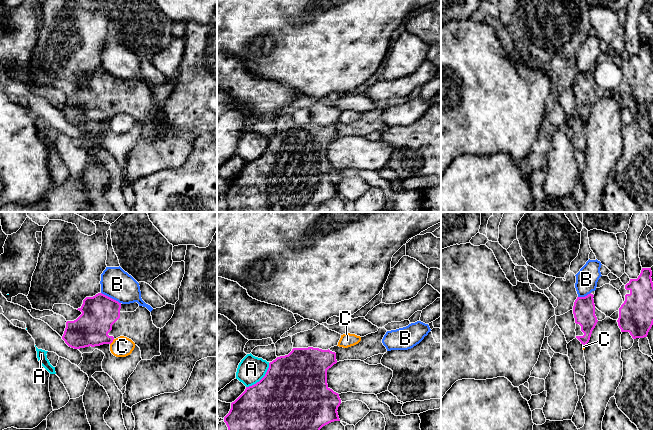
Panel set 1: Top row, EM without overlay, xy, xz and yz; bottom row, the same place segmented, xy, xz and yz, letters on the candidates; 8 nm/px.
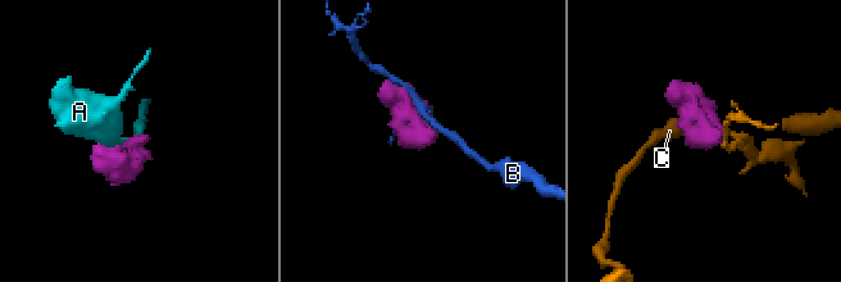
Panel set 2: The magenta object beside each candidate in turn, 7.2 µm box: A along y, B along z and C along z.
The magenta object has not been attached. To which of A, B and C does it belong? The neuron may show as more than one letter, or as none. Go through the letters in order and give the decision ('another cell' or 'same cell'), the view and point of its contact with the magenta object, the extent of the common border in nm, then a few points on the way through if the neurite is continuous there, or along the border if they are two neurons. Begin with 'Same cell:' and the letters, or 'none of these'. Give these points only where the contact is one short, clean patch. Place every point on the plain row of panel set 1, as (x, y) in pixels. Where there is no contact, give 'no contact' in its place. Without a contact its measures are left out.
Same cell: none of these
A: another cell; meets magenta in xz at (262, 154); contact 280 nm long
B: another cell; meets magenta in xy at (111, 74); contact 180 nm long
C: another cell; meets magenta in xy at (112, 117); contact 60 nm long; border along xy (114, 115), (110, 120)

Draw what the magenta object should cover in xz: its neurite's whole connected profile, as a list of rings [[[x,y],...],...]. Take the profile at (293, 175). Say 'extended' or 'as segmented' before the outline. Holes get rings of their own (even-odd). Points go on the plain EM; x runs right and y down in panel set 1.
extended; [[[379,104],[377,108],[361,113],[358,120],[348,124],[339,122],[328,126],[313,123],[293,124],[288,131],[277,133],[269,139],[265,152],[256,160],[246,163],[245,167],[231,179],[231,185],[224,193],[228,203],[225,212],[318,212],[323,202],[340,197],[337,186],[341,175],[338,169],[328,163],[327,146],[339,137],[364,137],[374,131],[386,129],[387,125],[382,119],[386,108],[385,104]]]

